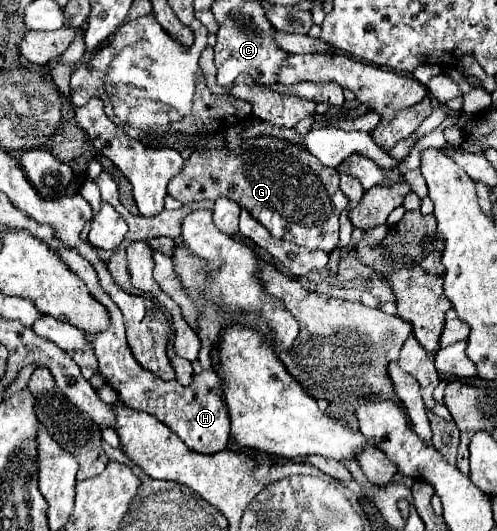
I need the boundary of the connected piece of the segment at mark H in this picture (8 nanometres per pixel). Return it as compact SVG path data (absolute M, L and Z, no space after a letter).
M58 252L58 254L72 268L72 272L84 280L90 294L110 312L108 328L94 334L92 344L94 344L94 354L98 358L98 370L106 378L106 384L116 390L118 400L132 410L156 416L160 422L172 428L180 436L180 440L194 452L216 454L216 452L226 450L228 440L230 440L230 414L222 398L222 386L218 384L220 382L218 374L214 370L204 370L202 374L194 376L194 380L188 386L178 384L176 380L166 382L160 376L150 374L150 370L142 368L132 356L126 336L124 336L122 312L98 284L98 276L92 264L88 260L82 260L78 252Z

